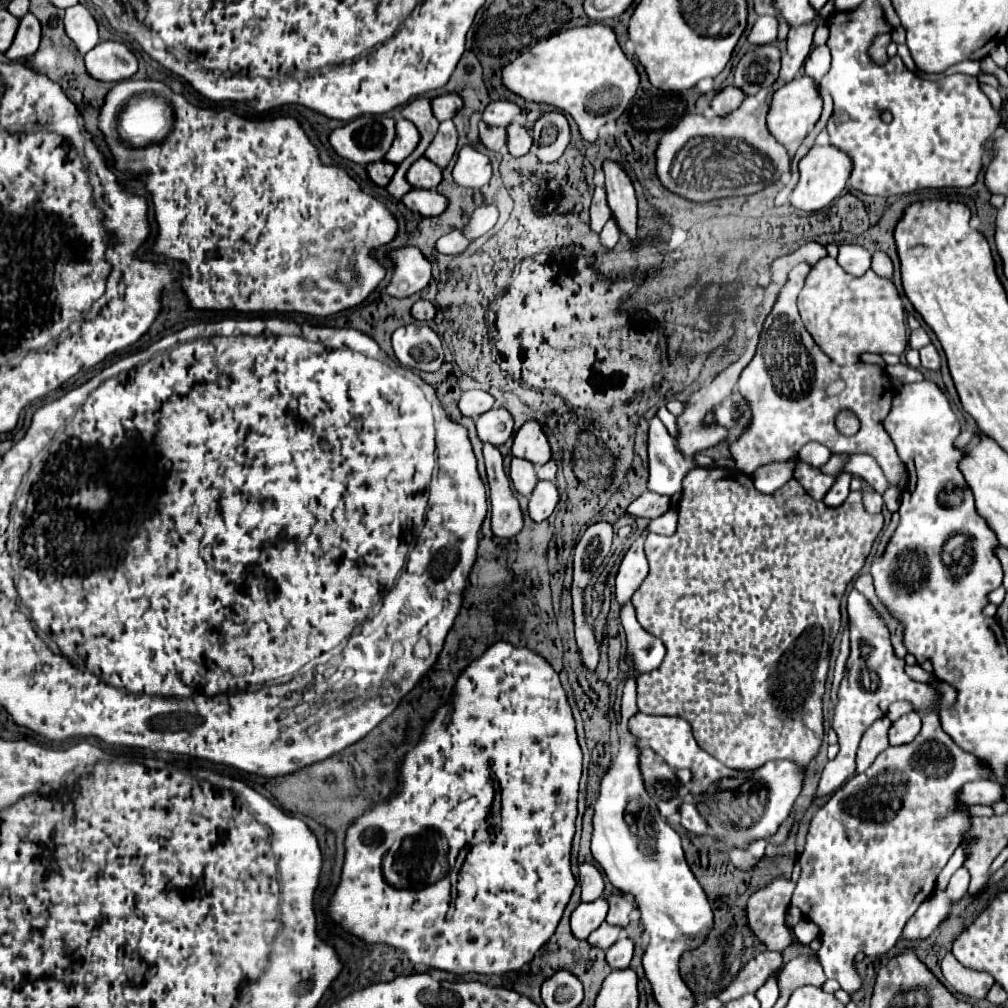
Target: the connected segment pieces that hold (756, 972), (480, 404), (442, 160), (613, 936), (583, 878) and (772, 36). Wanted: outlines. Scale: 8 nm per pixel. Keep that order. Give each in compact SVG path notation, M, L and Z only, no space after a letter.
M761 952L753 958L753 962L747 962L743 970L733 978L733 982L717 994L717 998L727 1004L739 996L745 996L749 992L757 992L765 984L765 980L783 966L781 952Z
M469 390L469 392L463 392L461 400L459 400L459 410L461 414L469 416L469 418L477 418L481 416L483 412L489 412L489 408L495 406L495 398L489 394L489 392L483 392L483 390Z
M445 120L441 122L437 136L429 144L425 158L435 162L439 168L445 168L451 162L455 150L457 150L457 130L455 130L453 120Z
M603 922L597 930L591 932L591 936L587 938L587 942L593 944L593 946L597 946L597 948L601 948L601 950L607 950L607 948L611 948L611 944L617 942L619 936L621 936L621 928L615 928L615 926Z
M579 864L579 882L583 902L593 902L603 894L603 874L595 864Z
M759 16L753 30L749 32L749 42L755 46L765 46L765 44L773 44L777 40L777 18L775 16Z

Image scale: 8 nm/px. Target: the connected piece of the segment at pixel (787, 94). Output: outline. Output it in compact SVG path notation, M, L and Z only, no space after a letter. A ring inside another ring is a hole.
M799 74L795 80L787 82L785 86L781 86L775 94L773 94L773 104L771 104L771 110L769 110L769 116L773 116L773 122L767 118L767 126L771 130L771 134L781 142L781 144L789 144L789 142L799 142L803 140L811 130L813 126L817 124L819 116L821 116L821 110L823 110L823 98L819 94L819 88L815 84L813 78L805 76L805 74ZM779 112L785 112L785 116L779 116Z

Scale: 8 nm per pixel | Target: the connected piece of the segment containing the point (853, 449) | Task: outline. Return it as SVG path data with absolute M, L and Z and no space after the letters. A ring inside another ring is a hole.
M799 264L791 270L787 284L779 292L777 304L765 320L757 354L741 372L737 388L751 410L751 424L733 444L729 444L729 452L737 462L739 472L753 474L763 464L797 456L807 442L815 440L833 454L871 454L883 468L889 484L895 486L905 468L893 440L883 428L883 420L889 414L895 396L895 386L885 368L877 364L833 364L829 356L821 352L813 336L805 332L797 312L797 296L805 284L807 272L807 264ZM843 410L853 412L861 422L859 432L851 438L839 434L835 426L835 418Z

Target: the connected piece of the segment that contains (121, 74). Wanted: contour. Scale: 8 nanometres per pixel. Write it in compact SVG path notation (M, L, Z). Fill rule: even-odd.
M99 42L85 54L87 72L101 82L127 80L137 72L137 56L123 42Z

